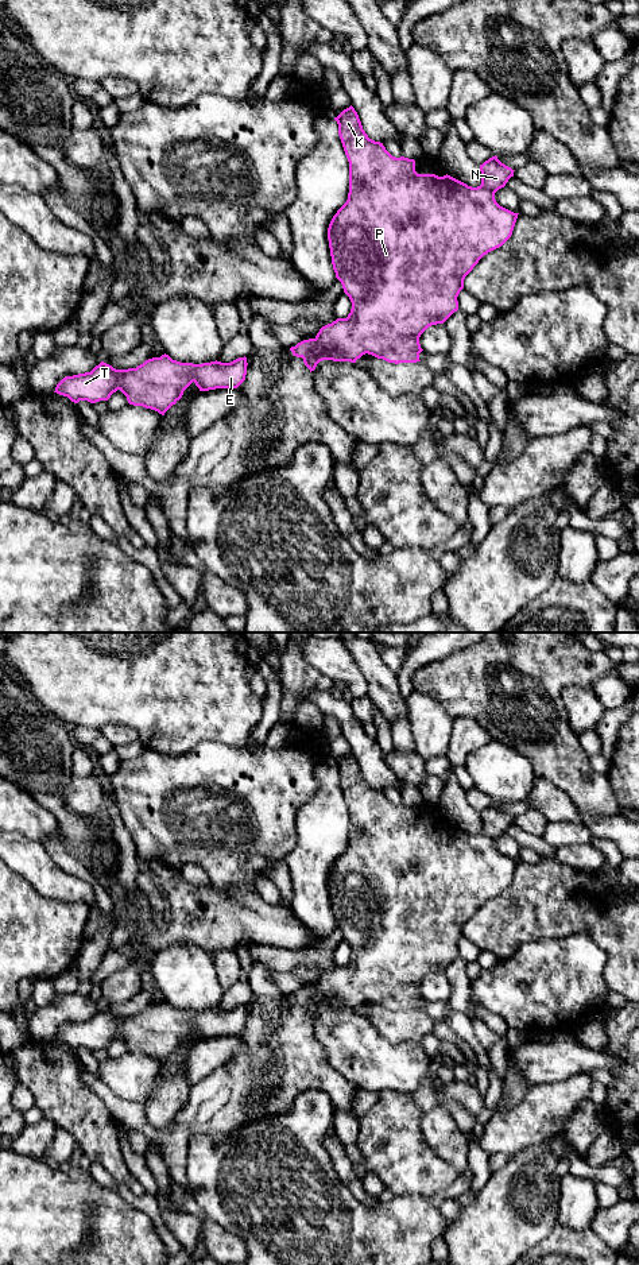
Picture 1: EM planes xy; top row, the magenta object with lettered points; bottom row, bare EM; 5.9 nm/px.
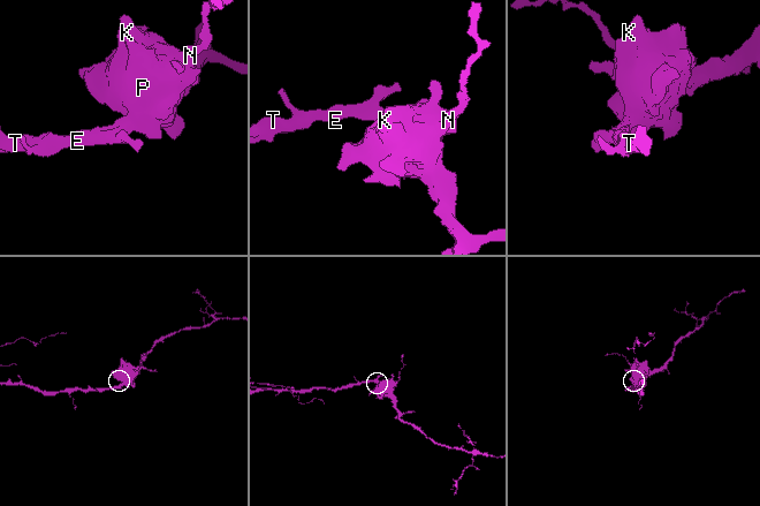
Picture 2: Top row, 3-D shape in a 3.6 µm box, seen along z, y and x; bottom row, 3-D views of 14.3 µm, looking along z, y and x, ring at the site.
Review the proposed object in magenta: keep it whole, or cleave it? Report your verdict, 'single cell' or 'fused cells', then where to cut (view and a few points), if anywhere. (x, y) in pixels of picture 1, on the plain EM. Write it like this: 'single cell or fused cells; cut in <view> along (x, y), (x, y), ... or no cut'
single cell; no cut

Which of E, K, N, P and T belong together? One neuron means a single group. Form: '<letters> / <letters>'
E K N P T

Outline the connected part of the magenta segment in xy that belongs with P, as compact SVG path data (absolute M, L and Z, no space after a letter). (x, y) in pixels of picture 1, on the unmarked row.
M352 753L334 767L349 809L349 840L329 871L328 887L336 925L349 944L352 956L346 966L322 974L314 986L301 989L290 998L303 1006L310 1020L322 1007L356 1010L365 1001L395 1011L421 1009L421 982L431 972L444 971L458 958L457 944L464 936L465 924L484 902L501 894L512 882L519 860L500 854L495 840L506 833L515 817L495 802L480 812L481 832L477 835L448 821L418 821L414 806L395 805L383 790L368 785Z

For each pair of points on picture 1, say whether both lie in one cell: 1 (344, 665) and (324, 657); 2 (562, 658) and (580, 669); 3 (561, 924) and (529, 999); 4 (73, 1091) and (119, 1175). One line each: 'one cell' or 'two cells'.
1: one cell
2: one cell
3: two cells
4: one cell

